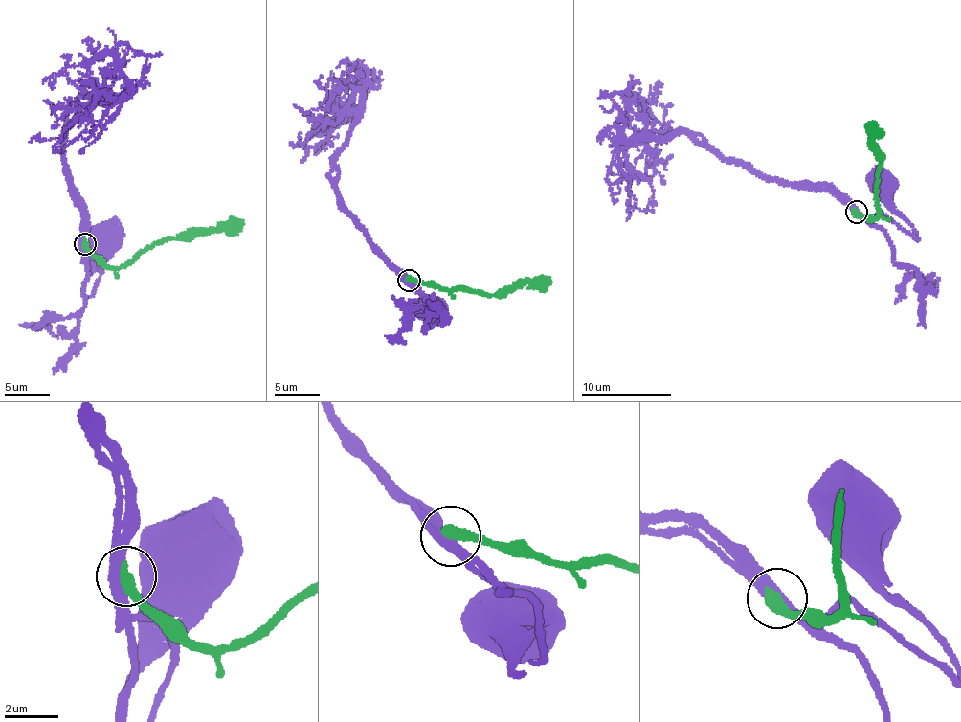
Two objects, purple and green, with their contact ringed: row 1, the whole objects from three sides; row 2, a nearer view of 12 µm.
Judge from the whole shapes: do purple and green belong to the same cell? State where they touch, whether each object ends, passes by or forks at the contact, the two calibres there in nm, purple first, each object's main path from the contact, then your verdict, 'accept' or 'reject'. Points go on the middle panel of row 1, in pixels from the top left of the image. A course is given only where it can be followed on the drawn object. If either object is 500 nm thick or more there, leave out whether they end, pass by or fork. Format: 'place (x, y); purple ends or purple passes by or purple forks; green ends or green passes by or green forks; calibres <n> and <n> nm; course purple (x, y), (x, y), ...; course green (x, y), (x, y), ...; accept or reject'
place (409, 280); purple passes by; green ends; calibres 360 and 440 nm; course purple (410, 281), (381, 255), (338, 194), (333, 160), (354, 124), (359, 91), (344, 85), (323, 109), (293, 104); course green (410, 281), (437, 287), (503, 296), (527, 282), (541, 284), (548, 279); reject

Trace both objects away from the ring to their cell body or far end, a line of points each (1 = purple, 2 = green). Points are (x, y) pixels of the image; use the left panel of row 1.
1: (85, 244), (63, 138), (84, 95), (95, 101), (119, 96), (101, 93), (61, 136), (29, 142)
2: (85, 244), (105, 266), (125, 268), (169, 238), (229, 232), (243, 220)

